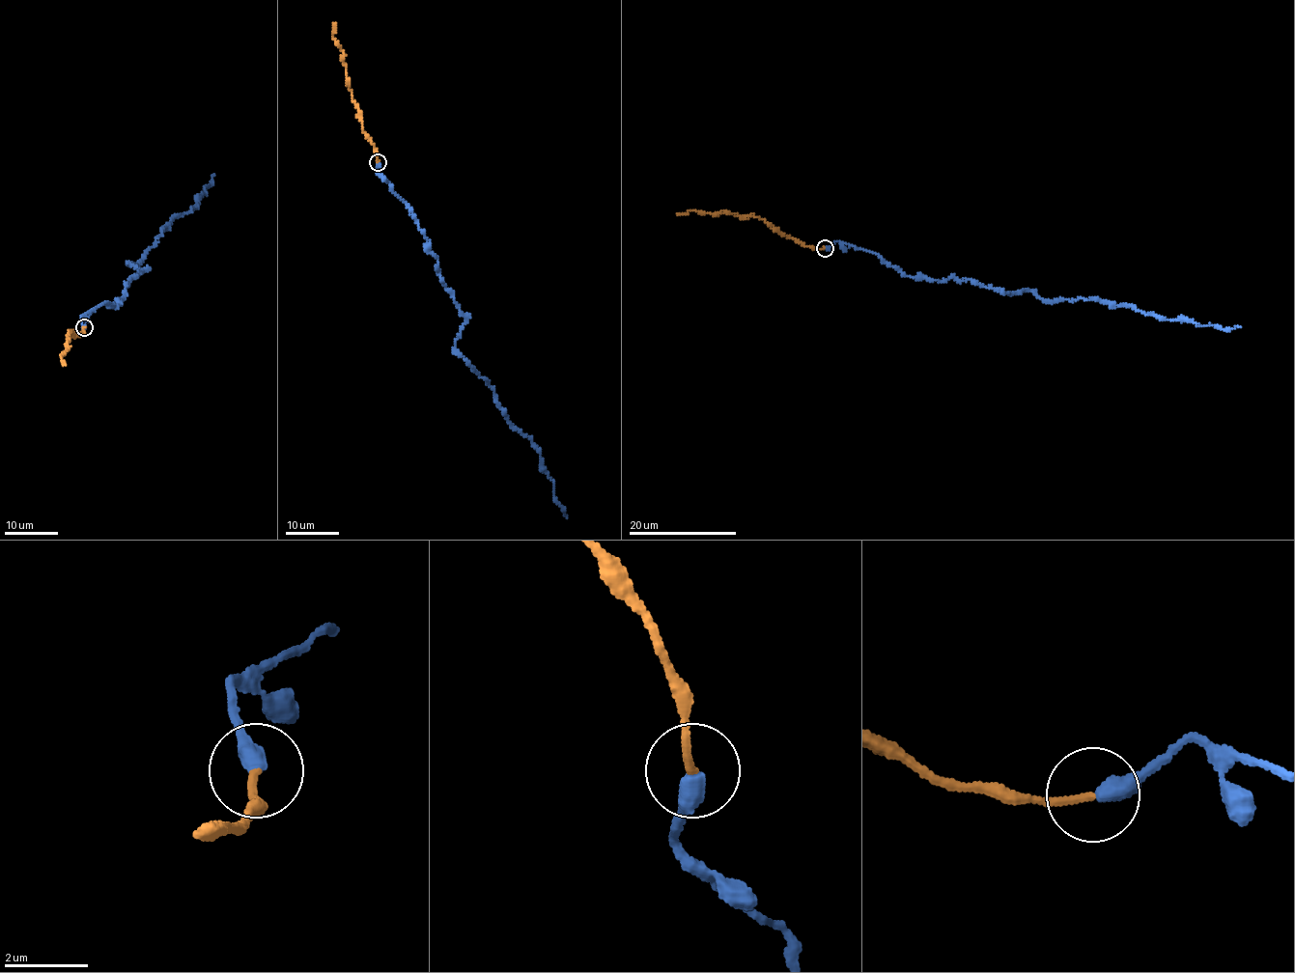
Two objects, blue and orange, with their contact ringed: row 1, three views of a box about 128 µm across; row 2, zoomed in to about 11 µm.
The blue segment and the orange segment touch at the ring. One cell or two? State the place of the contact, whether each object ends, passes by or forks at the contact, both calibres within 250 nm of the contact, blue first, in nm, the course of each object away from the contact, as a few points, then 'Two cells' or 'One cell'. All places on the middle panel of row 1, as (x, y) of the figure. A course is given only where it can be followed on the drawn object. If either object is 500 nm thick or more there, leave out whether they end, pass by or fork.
Place: (378, 162). At the ring blue ends. At the ring orange ends. Thickness 460 nm (blue) against 170 nm. Course of blue: (378, 163), (466, 319), (456, 348), (529, 436), (566, 516). Course of orange: (378, 161), (377, 152), (363, 128), (361, 113), (347, 81), (343, 49), (333, 38), (334, 22). One cell

